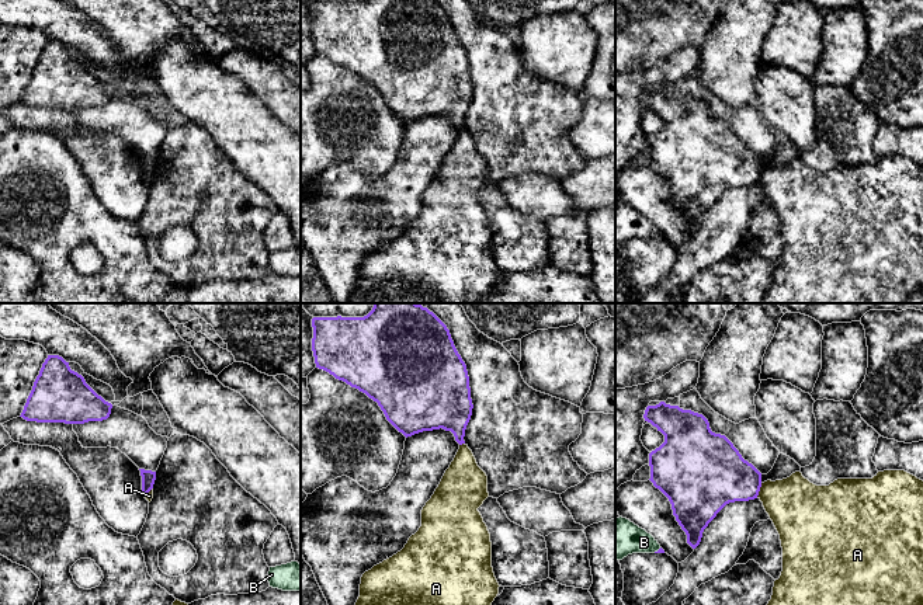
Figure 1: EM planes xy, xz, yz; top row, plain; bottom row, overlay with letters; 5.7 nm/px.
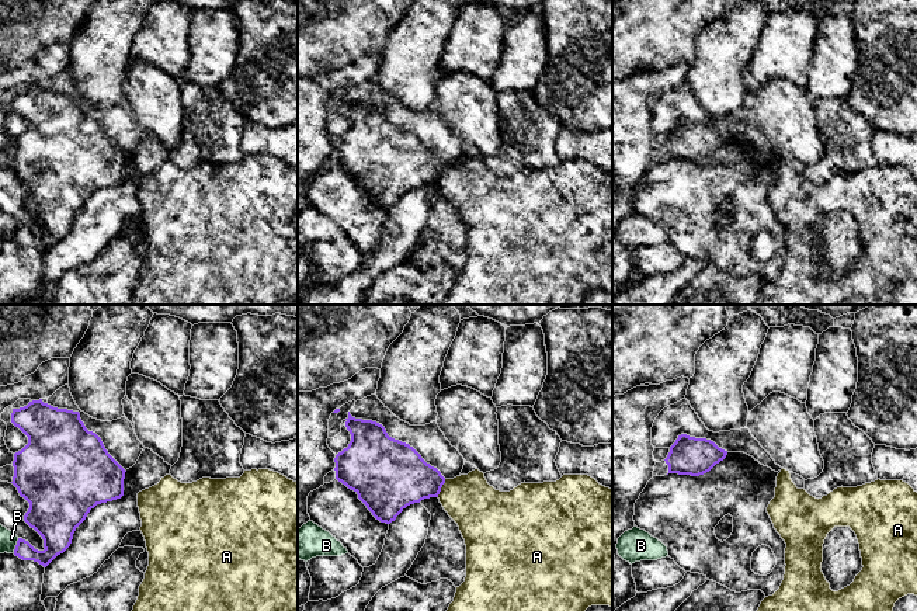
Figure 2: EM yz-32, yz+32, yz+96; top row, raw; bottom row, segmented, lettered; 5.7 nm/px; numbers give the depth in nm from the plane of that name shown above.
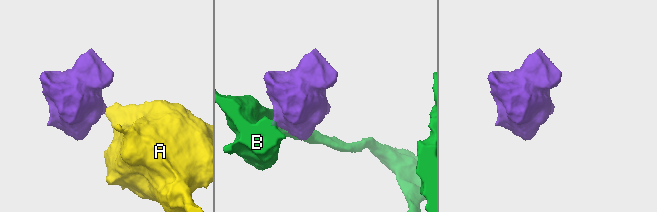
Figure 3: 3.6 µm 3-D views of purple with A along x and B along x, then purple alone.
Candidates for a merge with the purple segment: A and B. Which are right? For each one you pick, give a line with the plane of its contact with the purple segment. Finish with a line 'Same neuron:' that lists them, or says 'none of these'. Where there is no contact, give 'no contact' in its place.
Same neuron: none of these

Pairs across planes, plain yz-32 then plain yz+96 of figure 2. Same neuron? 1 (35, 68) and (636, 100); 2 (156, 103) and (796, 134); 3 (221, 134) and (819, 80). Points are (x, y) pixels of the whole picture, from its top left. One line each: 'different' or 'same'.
1: same
2: same
3: different

